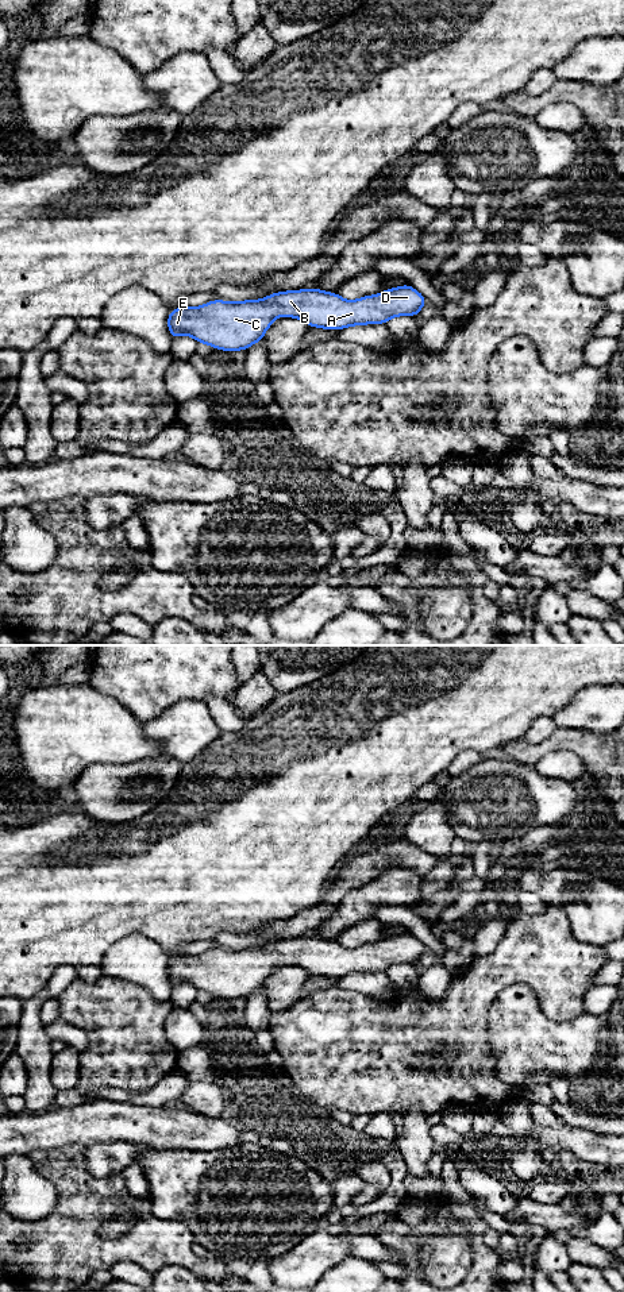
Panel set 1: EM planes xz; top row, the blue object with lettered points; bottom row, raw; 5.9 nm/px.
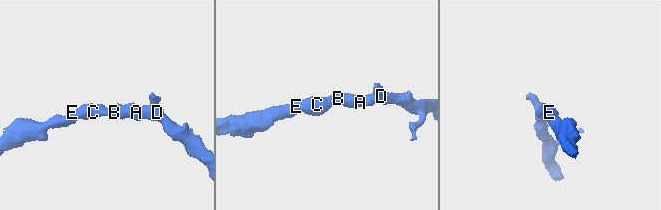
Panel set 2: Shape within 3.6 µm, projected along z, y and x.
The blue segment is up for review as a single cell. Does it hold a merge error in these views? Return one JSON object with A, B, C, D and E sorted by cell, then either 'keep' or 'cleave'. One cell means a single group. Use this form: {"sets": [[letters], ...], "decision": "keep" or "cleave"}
{"sets": [["A", "B", "C", "D", "E"]], "decision": "keep"}

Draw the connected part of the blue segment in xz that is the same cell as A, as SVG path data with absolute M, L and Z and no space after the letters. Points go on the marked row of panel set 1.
M411 285L388 289L374 296L365 296L347 301L336 293L320 289L288 290L269 294L262 300L246 300L227 302L212 300L197 308L178 306L169 312L167 328L173 340L181 335L189 335L199 343L209 344L216 350L239 351L251 347L263 339L266 329L280 316L304 320L309 327L324 329L342 329L351 325L385 324L396 316L419 316L427 300Z

